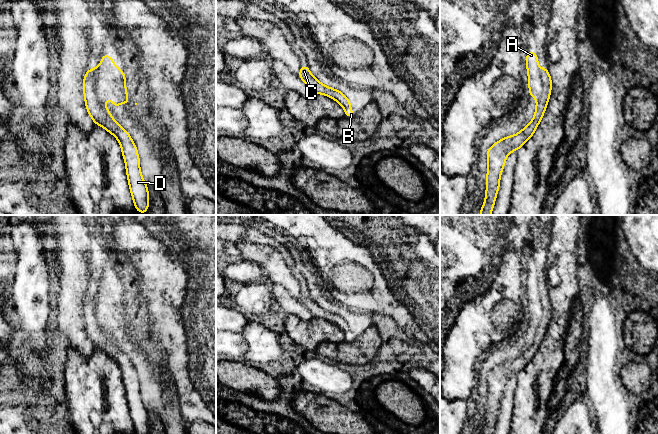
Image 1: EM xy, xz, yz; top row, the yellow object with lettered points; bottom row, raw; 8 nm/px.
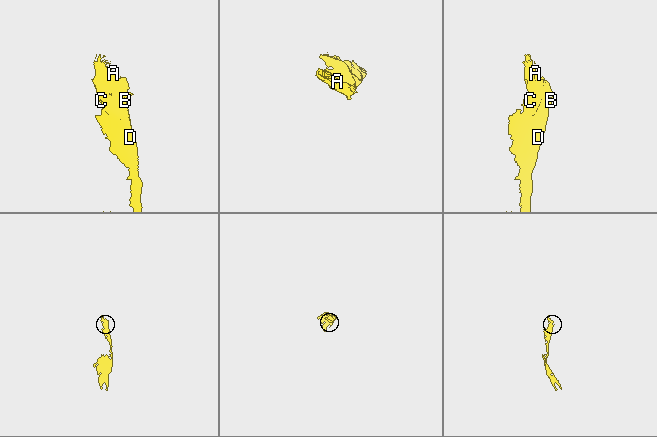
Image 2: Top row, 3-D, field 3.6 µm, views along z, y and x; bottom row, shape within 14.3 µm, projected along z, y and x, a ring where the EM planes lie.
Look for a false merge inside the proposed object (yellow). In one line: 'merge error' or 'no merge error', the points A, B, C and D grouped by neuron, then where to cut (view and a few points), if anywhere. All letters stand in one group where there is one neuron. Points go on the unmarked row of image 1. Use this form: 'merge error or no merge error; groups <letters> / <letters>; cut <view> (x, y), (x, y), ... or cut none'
merge error; groups A / B C D; cut yz (540, 292), (542, 318), (535, 333)

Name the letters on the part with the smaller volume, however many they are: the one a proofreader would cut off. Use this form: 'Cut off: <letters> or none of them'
Cut off: A

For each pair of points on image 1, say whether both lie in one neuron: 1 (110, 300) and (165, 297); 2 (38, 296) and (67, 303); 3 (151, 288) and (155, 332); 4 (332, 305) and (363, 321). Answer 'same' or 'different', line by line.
1: different
2: different
3: same
4: same

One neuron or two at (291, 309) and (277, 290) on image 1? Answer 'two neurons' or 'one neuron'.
one neuron

